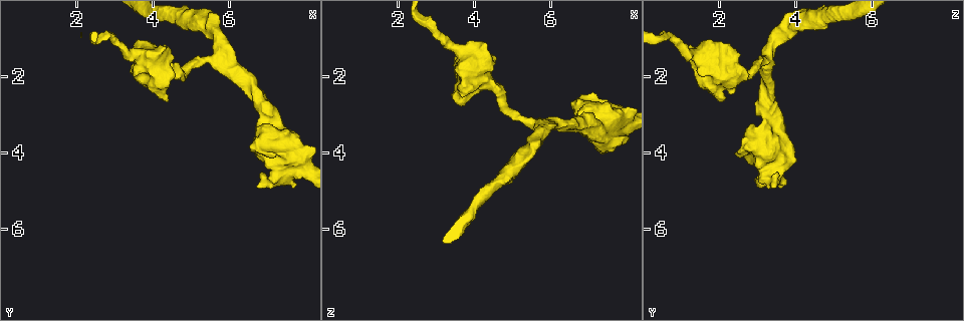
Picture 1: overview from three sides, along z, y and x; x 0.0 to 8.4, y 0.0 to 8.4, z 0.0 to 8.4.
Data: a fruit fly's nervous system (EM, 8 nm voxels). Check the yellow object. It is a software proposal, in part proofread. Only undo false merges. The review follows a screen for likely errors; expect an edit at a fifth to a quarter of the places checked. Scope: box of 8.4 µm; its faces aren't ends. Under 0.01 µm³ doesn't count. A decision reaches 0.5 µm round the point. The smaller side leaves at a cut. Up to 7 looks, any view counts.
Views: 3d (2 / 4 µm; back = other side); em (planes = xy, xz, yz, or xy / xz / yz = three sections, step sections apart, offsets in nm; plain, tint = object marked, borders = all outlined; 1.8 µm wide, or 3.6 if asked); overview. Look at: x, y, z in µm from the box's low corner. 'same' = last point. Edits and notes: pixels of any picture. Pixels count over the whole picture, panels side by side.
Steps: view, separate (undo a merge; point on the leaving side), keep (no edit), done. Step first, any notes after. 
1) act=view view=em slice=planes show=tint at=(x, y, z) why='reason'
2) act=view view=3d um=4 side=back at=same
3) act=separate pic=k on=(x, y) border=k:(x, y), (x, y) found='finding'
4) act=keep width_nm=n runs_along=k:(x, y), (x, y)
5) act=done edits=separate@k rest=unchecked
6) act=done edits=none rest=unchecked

act=view view=em slice=planes show=tint at=(5.60, 1.55, 3.20) why='a fork'

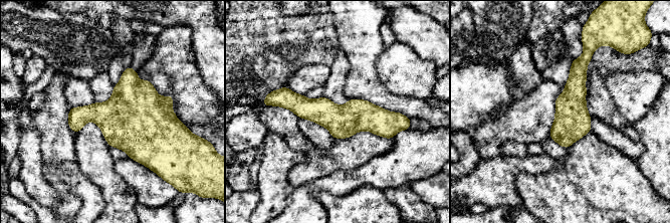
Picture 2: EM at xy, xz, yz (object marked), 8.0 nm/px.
act=keep runs_along=2:(278, 101), (333, 118), (398, 118) found='one neuron here'

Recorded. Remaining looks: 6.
act=view view=3d um=4 at=(3.80, 1.95, 2.20) why='abrupt turn'

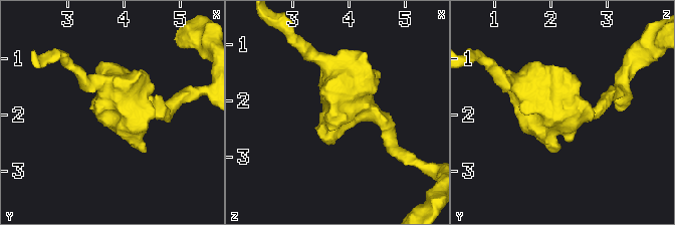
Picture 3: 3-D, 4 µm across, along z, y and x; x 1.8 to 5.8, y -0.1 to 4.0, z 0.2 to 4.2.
act=view view=em slice=planes show=tint at=(3.80, 1.90, 2.10)

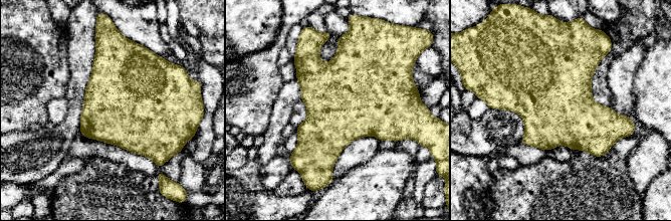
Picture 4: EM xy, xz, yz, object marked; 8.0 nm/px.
act=keep found='continuous, no second neuron'

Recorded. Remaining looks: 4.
act=view view=em um=3.6 slice=planes show=tint at=(7.60, 4.10, 3.20) why='abrupt turn'

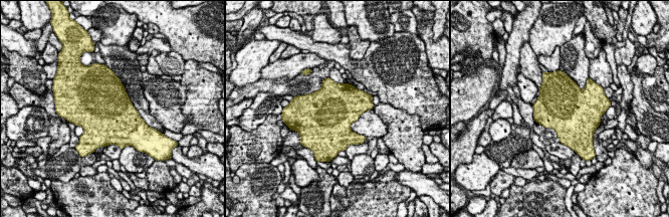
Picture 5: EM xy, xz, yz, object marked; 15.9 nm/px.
act=keep width_nm=800 found='all the same neuron'

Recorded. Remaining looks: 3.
act=done edits=none rest=unchecked

